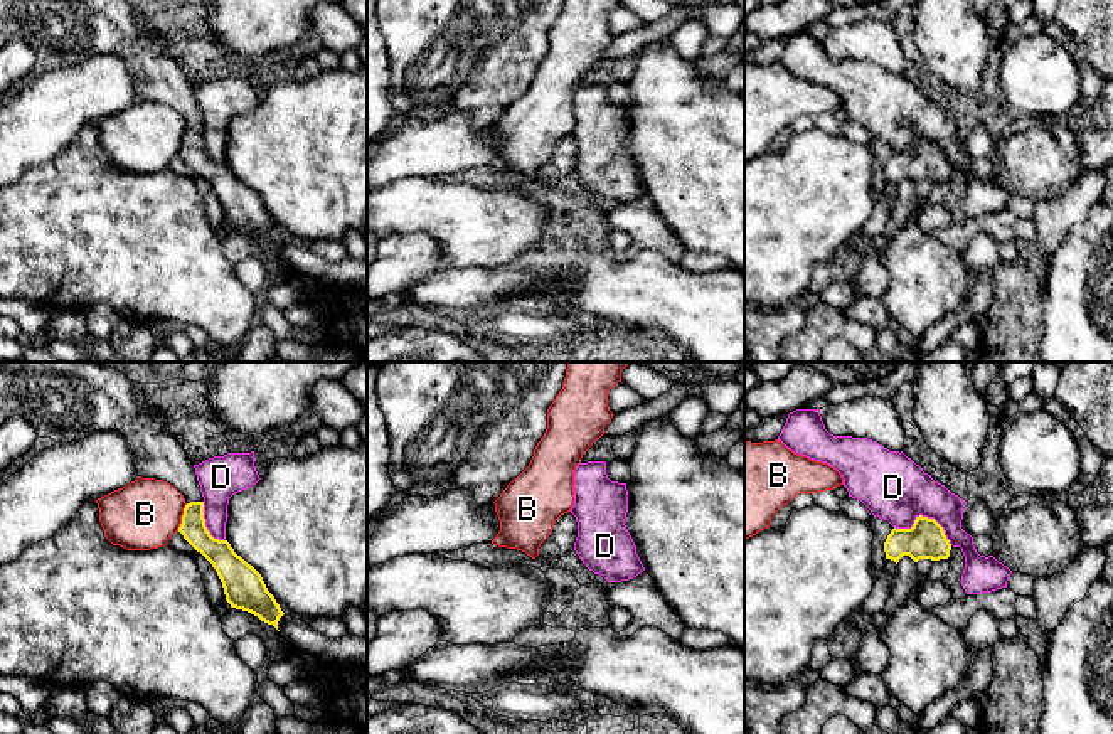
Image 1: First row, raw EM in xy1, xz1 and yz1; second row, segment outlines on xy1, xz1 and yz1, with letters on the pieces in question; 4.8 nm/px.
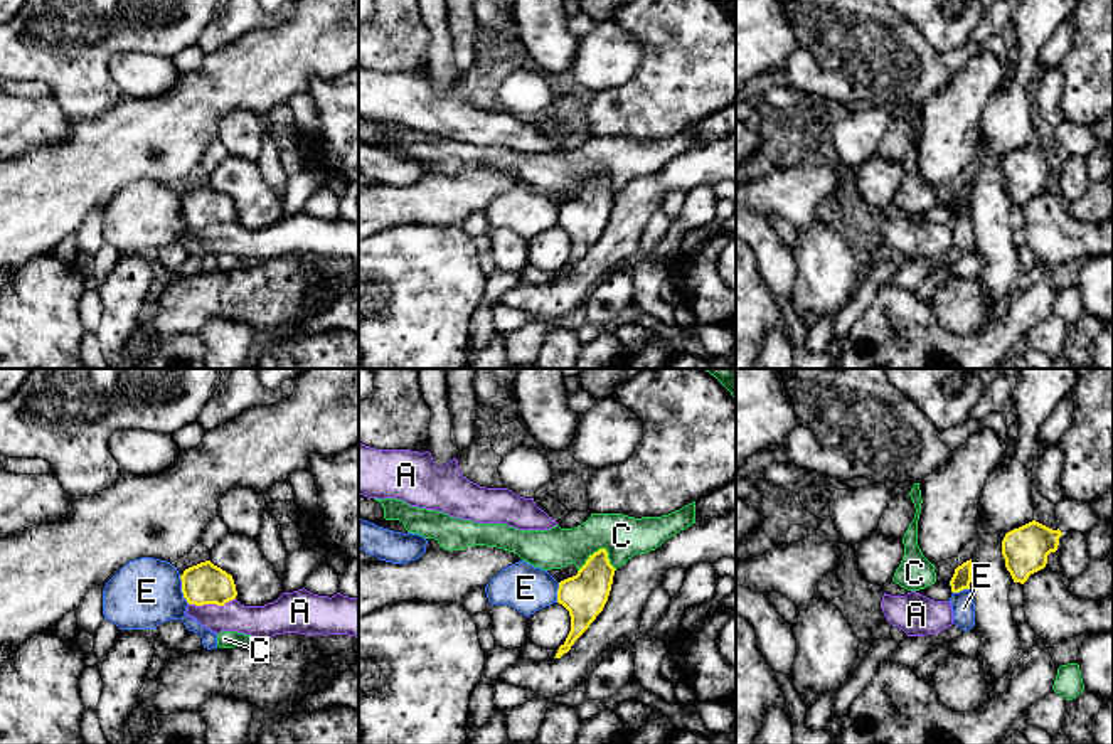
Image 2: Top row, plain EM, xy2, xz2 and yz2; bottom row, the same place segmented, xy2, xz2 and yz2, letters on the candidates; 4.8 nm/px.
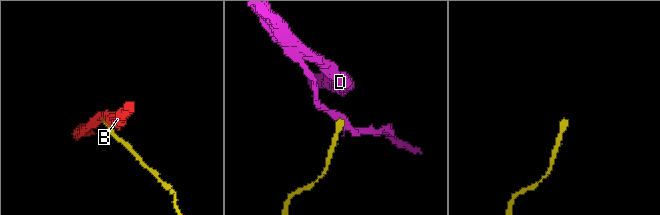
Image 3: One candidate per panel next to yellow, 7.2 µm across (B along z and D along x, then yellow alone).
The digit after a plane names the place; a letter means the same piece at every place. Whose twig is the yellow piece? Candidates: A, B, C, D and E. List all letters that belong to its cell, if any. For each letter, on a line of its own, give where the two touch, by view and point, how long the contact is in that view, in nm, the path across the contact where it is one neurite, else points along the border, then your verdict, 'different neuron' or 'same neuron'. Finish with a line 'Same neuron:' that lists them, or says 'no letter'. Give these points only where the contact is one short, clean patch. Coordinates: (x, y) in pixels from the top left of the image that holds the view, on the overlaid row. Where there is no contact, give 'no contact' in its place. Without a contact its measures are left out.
A: meets yellow in xy2 at (211, 603); contact 220 nm long; border along xy2 (234, 598), (223, 605), (189, 605); different neuron
B: meets yellow in xy1 at (182, 517); contact 140 nm long; border along xy1 (187, 504), (177, 531); different neuron
C: meets yellow in xz2 at (600, 549); contact 180 nm long; border along xz2 (615, 568), (608, 554), (598, 549), (578, 571); different neuron
D: meets yellow in yz1 at (926, 517); contact 300 nm long; border along yz1 (894, 526), (910, 527), (926, 515), (952, 544); different neuron
E: meets yellow in xy2 at (182, 589); contact 140 nm long; border along xy2 (179, 576), (182, 596), (189, 603); different neuron
Same neuron: no letter

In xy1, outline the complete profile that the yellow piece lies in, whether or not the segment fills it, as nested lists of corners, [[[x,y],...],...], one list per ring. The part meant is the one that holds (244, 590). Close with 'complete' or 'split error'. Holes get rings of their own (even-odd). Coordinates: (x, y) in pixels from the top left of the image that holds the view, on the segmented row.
[[[0,362],[0,424],[8,418],[25,418],[39,438],[71,443],[77,433],[103,429],[120,431],[138,458],[141,478],[163,480],[185,498],[178,532],[216,569],[231,608],[248,611],[278,630],[285,614],[268,591],[261,574],[234,552],[227,540],[210,535],[204,519],[204,497],[194,463],[184,446],[165,428],[165,411],[152,407],[145,399],[146,384],[130,380],[123,372],[101,362]]] | split error

